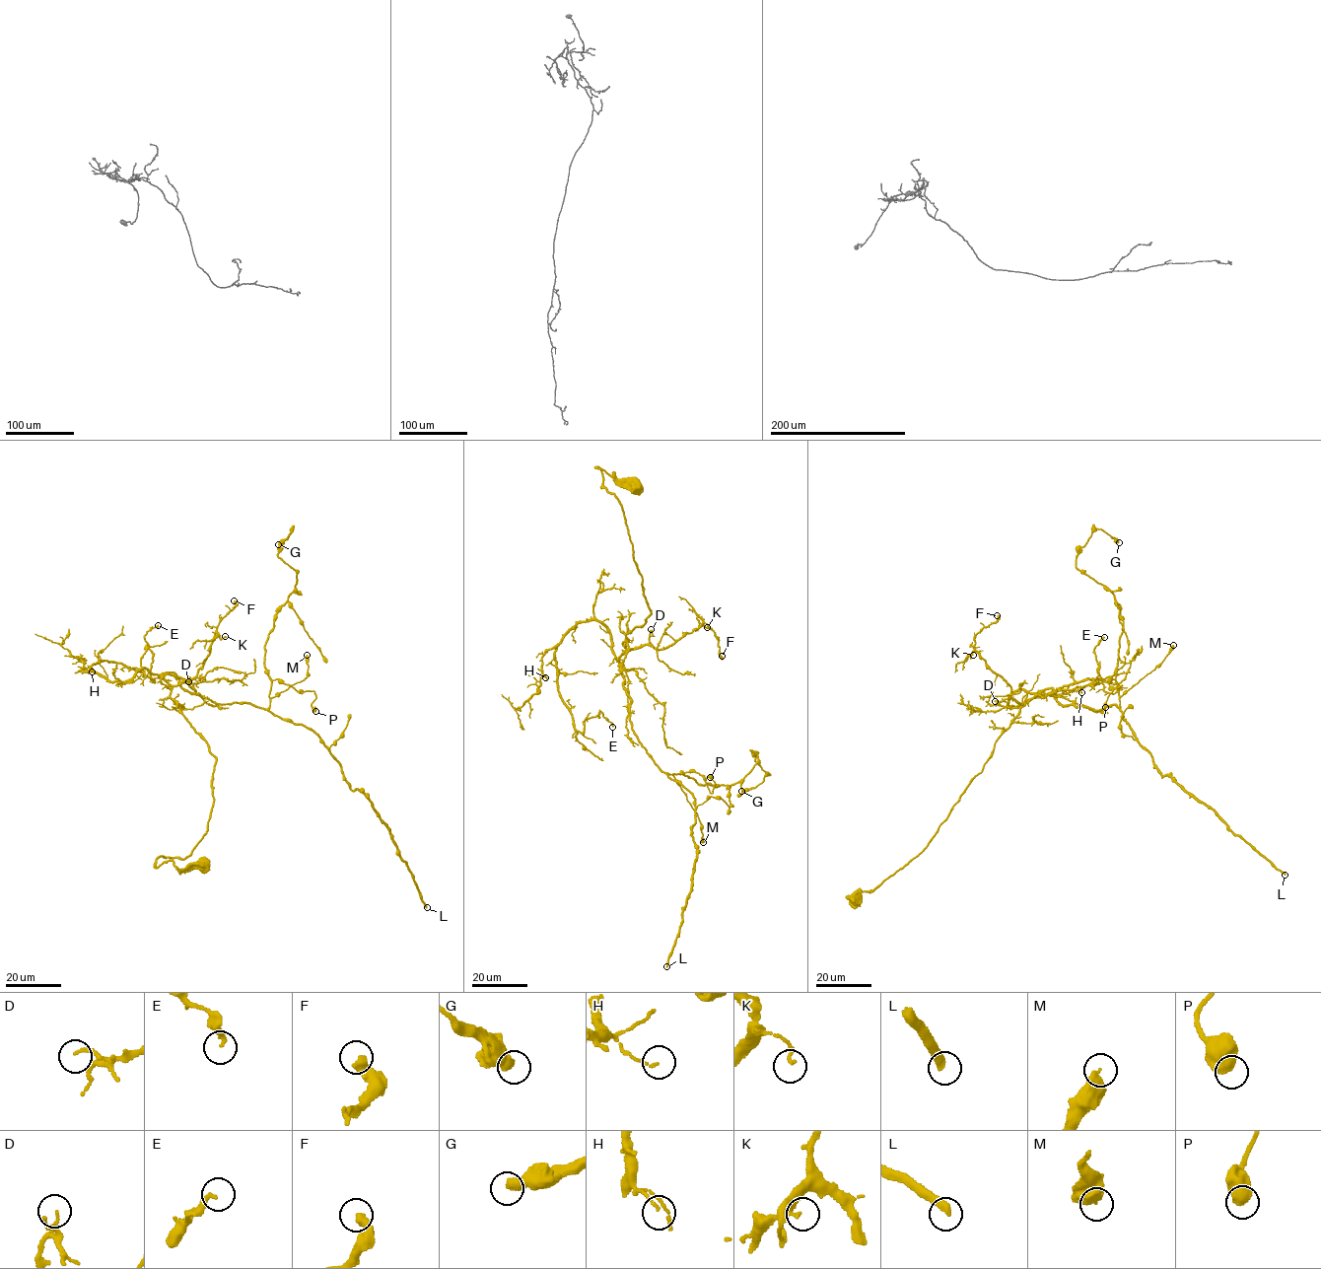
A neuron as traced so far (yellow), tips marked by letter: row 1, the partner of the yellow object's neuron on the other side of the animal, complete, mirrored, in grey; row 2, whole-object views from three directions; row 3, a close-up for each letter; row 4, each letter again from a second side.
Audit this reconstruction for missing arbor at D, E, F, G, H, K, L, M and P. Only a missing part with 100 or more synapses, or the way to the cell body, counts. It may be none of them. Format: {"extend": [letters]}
{"extend": ["L"]}

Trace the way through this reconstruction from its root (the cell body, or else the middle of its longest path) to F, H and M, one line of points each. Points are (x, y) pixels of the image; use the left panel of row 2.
F: (204, 864), (156, 866), (161, 856), (190, 855), (214, 799), (216, 760), (170, 694), (196, 675), (234, 600)
H: (204, 864), (156, 861), (190, 855), (206, 833), (209, 746), (159, 675), (92, 671)
M: (204, 864), (156, 866), (206, 833), (216, 760), (164, 676), (266, 709), (307, 677), (307, 655)

